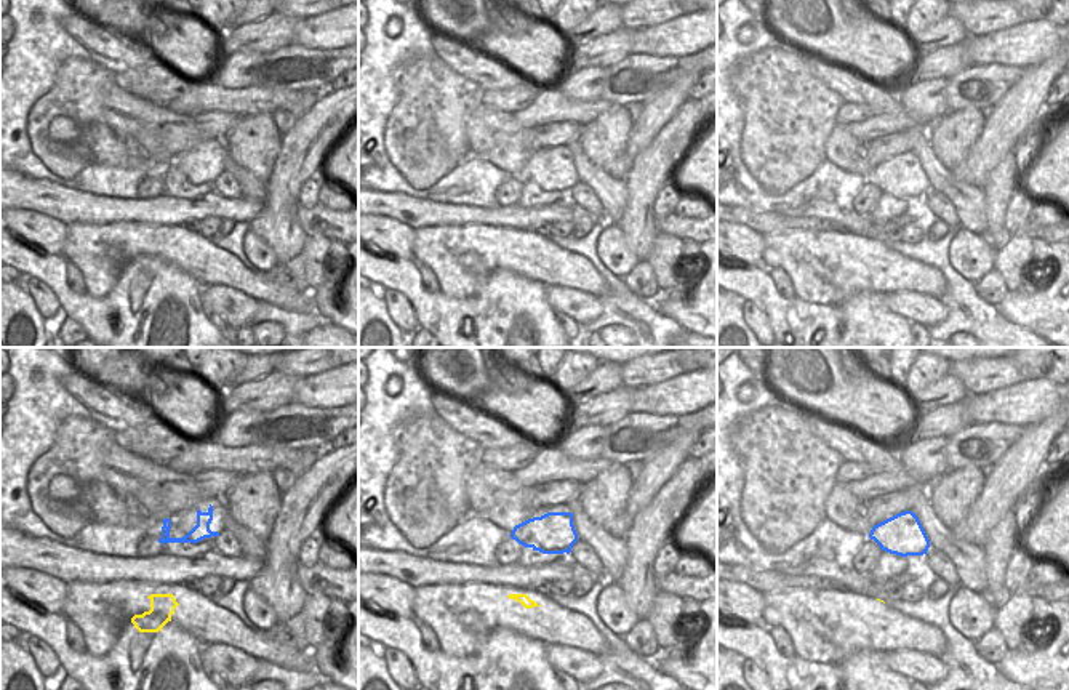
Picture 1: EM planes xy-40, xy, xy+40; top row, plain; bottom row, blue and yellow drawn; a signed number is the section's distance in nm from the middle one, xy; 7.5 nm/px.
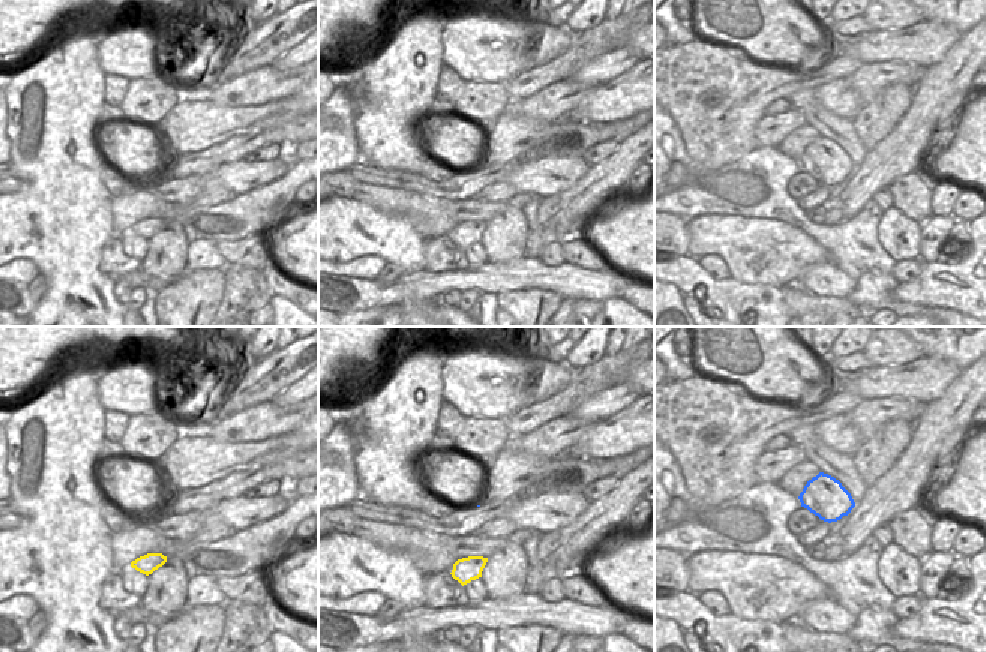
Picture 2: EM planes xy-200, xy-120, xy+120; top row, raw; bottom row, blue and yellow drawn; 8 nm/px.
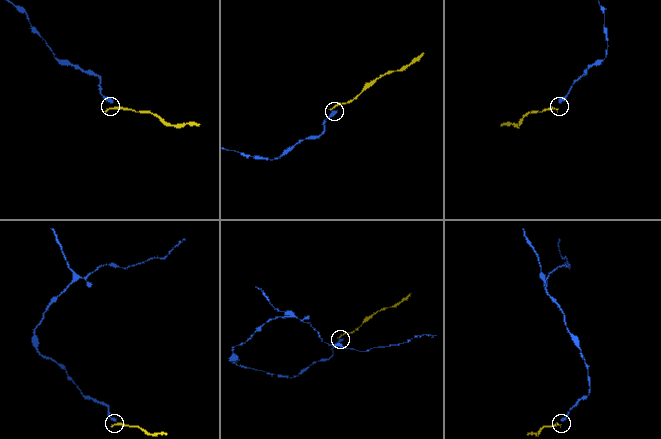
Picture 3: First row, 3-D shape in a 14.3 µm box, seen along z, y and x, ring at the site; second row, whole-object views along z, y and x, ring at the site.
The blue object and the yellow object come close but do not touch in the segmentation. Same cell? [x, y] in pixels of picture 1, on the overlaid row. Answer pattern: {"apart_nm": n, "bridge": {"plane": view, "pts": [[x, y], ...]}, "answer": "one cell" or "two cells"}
{"apart_nm": 340, "bridge": {"plane": "xy", "pts": [[543, 553], [525, 594]]}, "answer": "one cell"}

